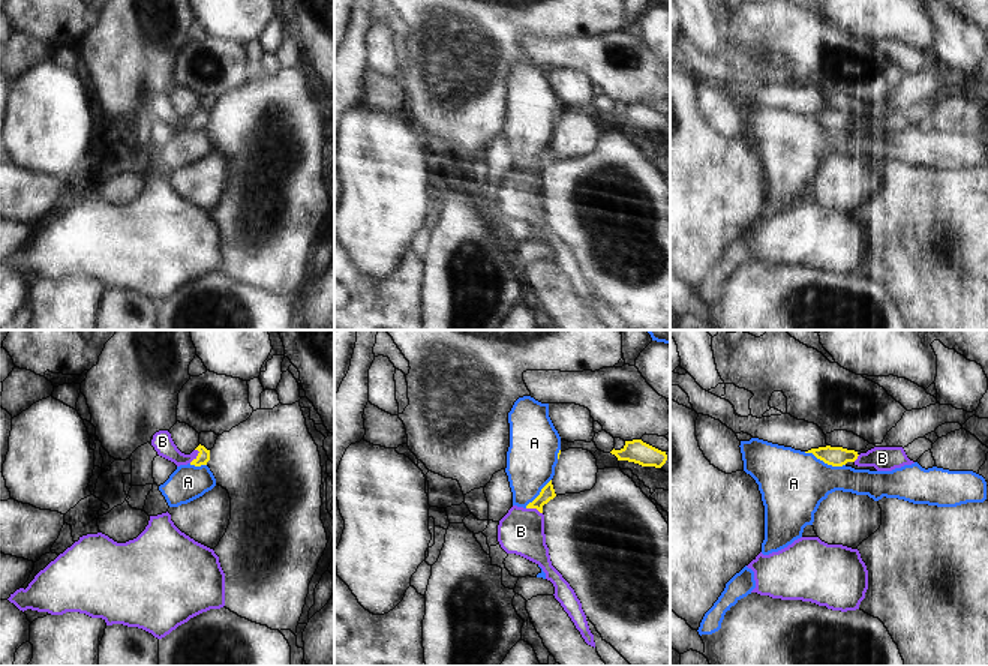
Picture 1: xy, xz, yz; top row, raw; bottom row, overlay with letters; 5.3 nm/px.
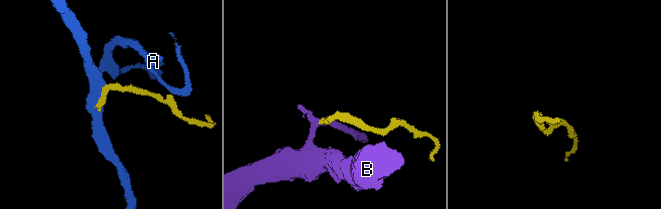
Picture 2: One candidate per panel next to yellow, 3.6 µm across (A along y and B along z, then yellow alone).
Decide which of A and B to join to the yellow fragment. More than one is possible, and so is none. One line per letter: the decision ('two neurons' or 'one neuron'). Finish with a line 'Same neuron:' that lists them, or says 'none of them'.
A: two neurons
B: one neuron
Same neuron: B

